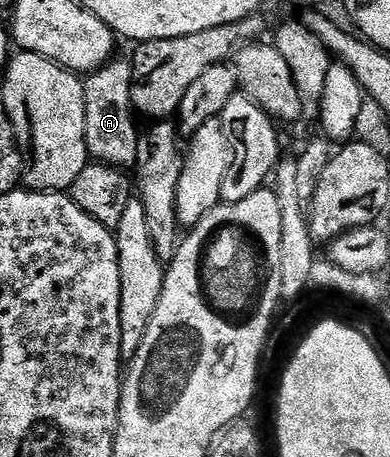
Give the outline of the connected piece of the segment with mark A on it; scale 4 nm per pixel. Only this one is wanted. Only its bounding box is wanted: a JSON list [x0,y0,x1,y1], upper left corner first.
[83,57,141,169]

